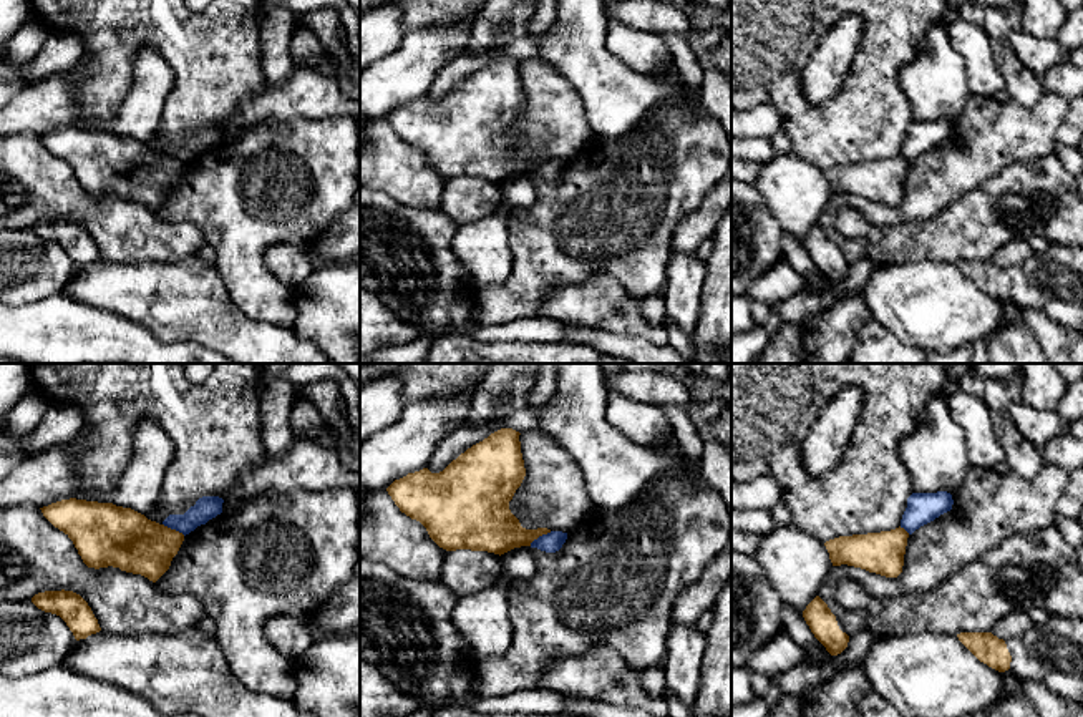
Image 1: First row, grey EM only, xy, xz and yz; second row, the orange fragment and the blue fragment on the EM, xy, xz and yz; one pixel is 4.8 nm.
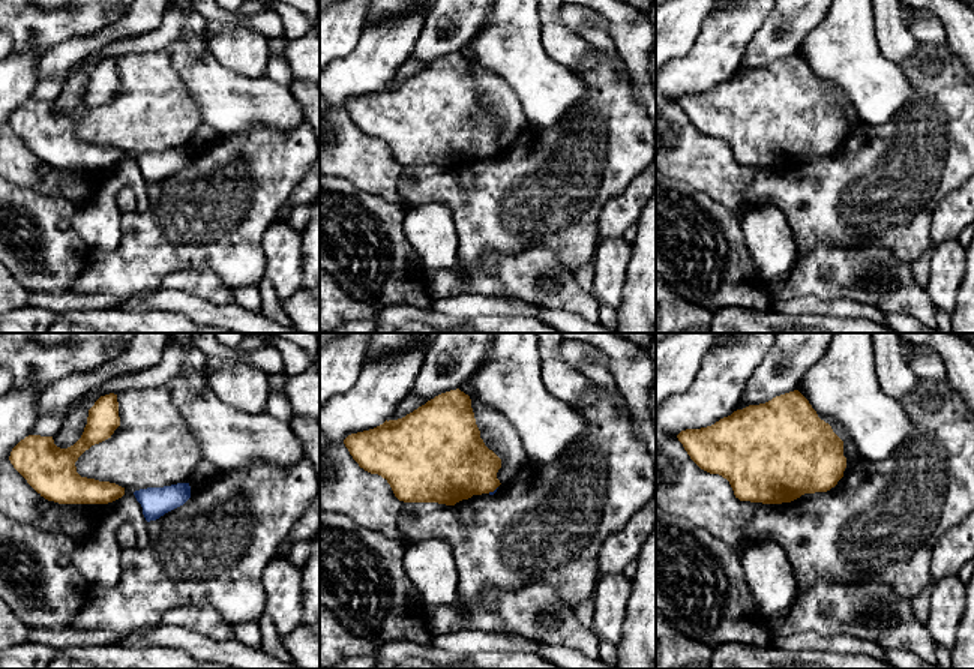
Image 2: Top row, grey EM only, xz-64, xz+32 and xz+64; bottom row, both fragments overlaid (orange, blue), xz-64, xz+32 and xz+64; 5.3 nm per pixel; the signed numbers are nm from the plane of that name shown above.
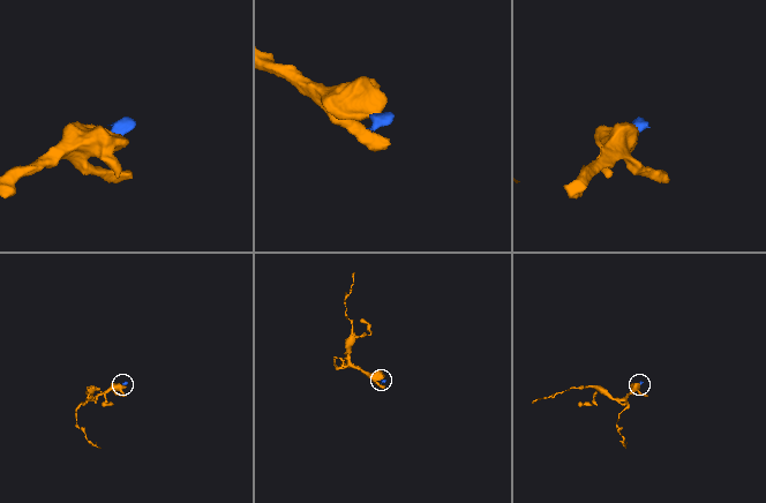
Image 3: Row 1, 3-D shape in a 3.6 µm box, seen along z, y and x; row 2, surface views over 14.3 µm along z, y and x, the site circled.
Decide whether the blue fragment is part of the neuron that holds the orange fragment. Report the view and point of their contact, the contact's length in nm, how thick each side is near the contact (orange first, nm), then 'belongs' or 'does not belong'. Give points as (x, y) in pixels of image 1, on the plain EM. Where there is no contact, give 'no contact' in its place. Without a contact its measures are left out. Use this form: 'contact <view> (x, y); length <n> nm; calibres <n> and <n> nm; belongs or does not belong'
contact xz (539, 163); length 130 nm; calibres 240 and 100 nm; does not belong

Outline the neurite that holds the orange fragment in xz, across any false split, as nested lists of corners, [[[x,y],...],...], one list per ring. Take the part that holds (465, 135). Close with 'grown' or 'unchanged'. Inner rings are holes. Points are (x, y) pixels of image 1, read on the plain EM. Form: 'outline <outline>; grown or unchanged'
outline [[[501,56],[443,100],[423,96],[408,101],[386,120],[400,139],[420,149],[446,179],[471,178],[501,184],[531,174],[551,158],[526,158],[509,138],[526,105],[519,63],[512,56]]]; unchanged

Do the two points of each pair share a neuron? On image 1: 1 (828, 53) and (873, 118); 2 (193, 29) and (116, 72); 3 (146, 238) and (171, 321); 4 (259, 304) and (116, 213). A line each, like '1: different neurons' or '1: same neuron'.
1: different neurons
2: same neuron
3: different neurons
4: different neurons

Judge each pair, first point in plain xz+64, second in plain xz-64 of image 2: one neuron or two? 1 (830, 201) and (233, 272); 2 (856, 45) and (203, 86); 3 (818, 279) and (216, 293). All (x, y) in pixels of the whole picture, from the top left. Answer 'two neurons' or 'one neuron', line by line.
1: one neuron
2: one neuron
3: one neuron

